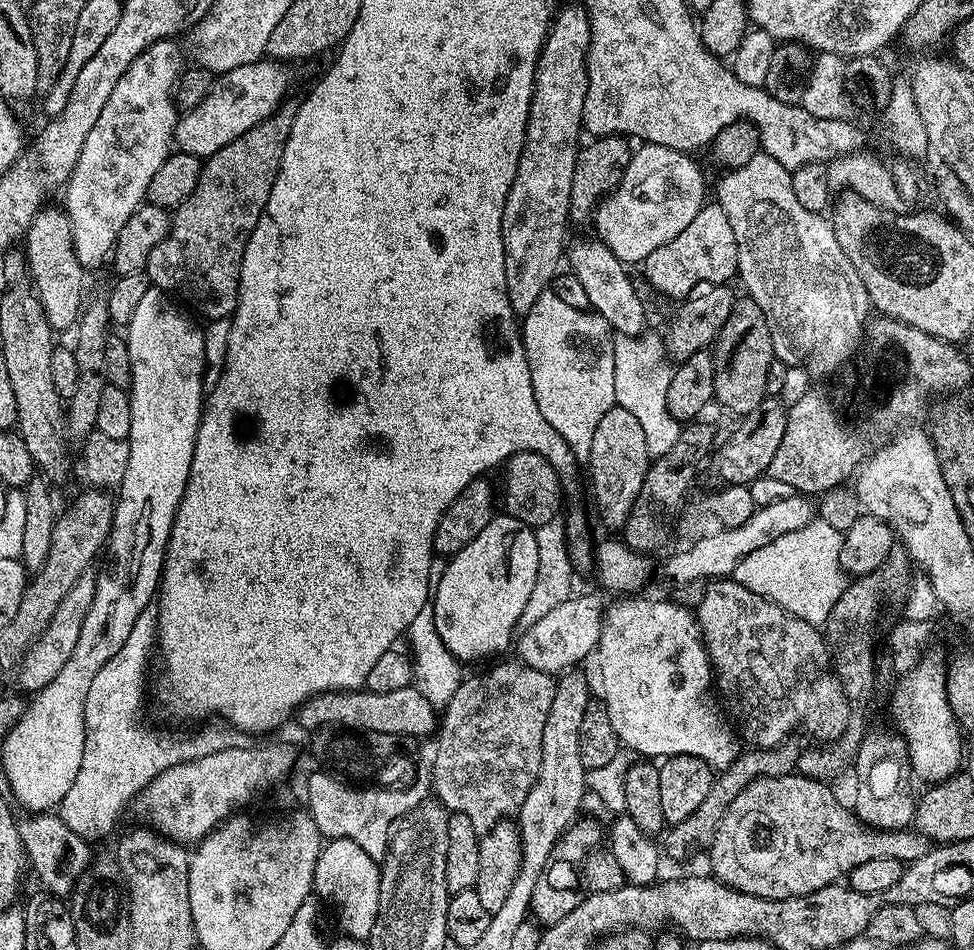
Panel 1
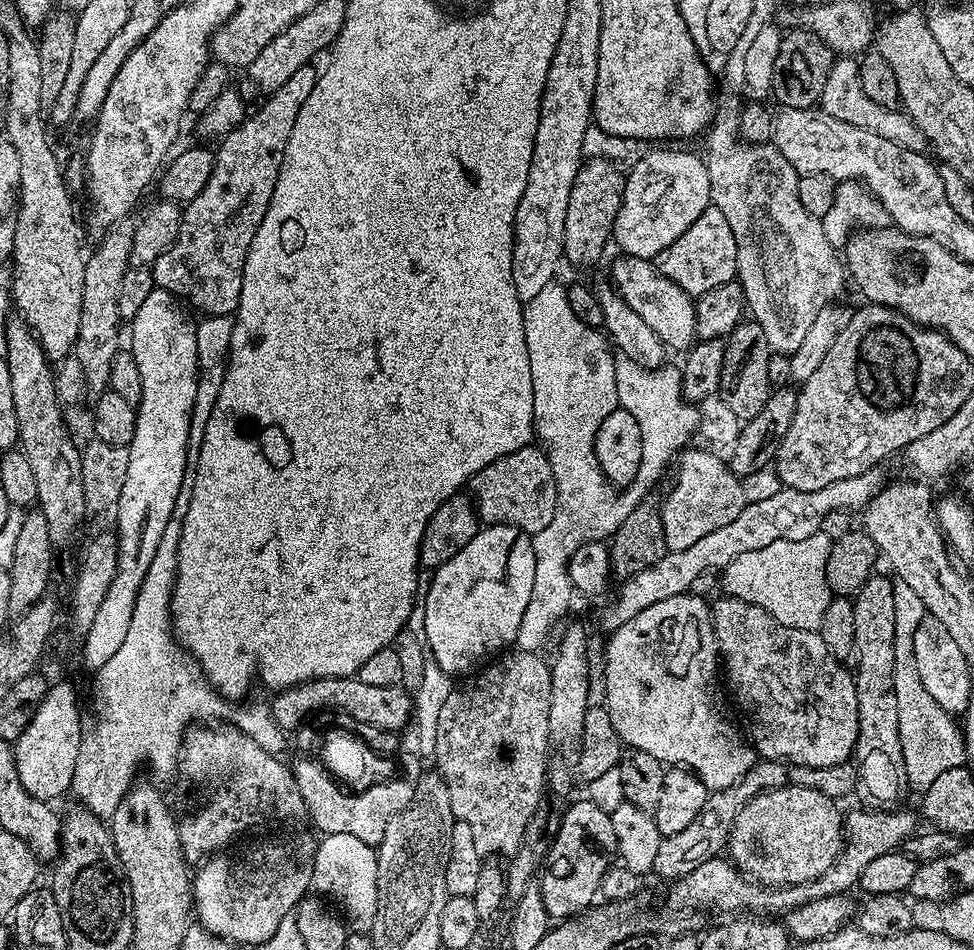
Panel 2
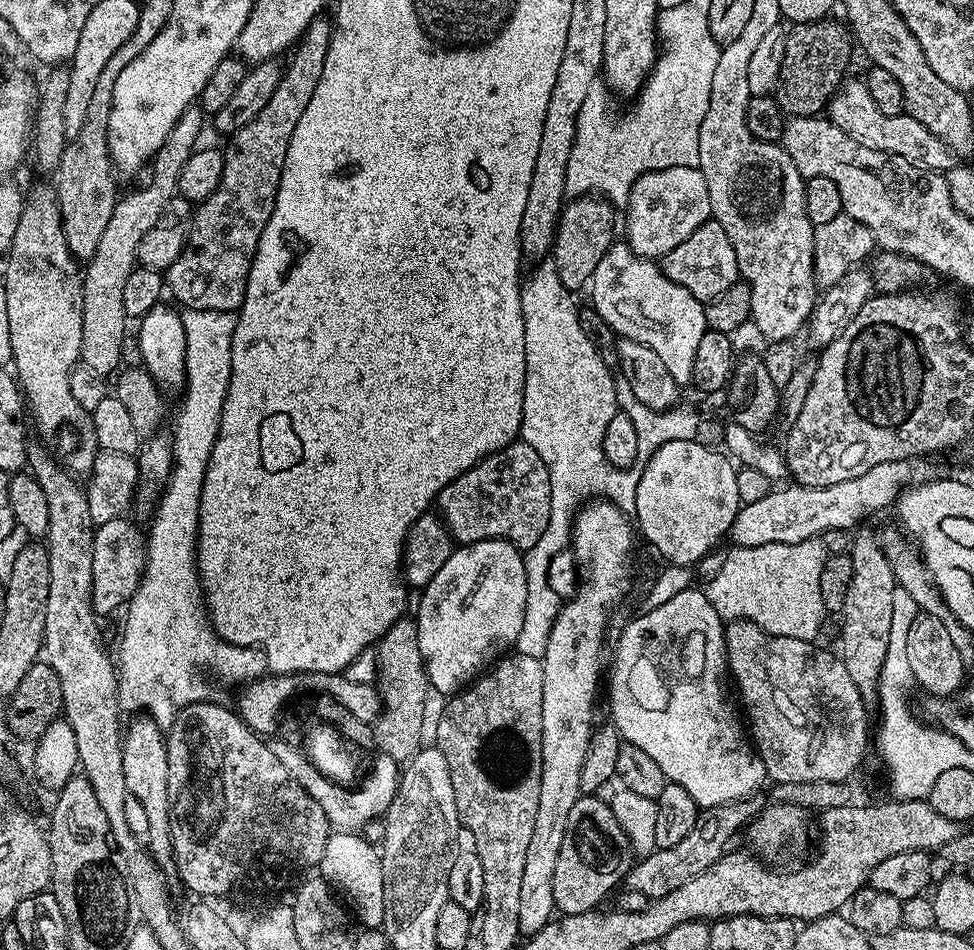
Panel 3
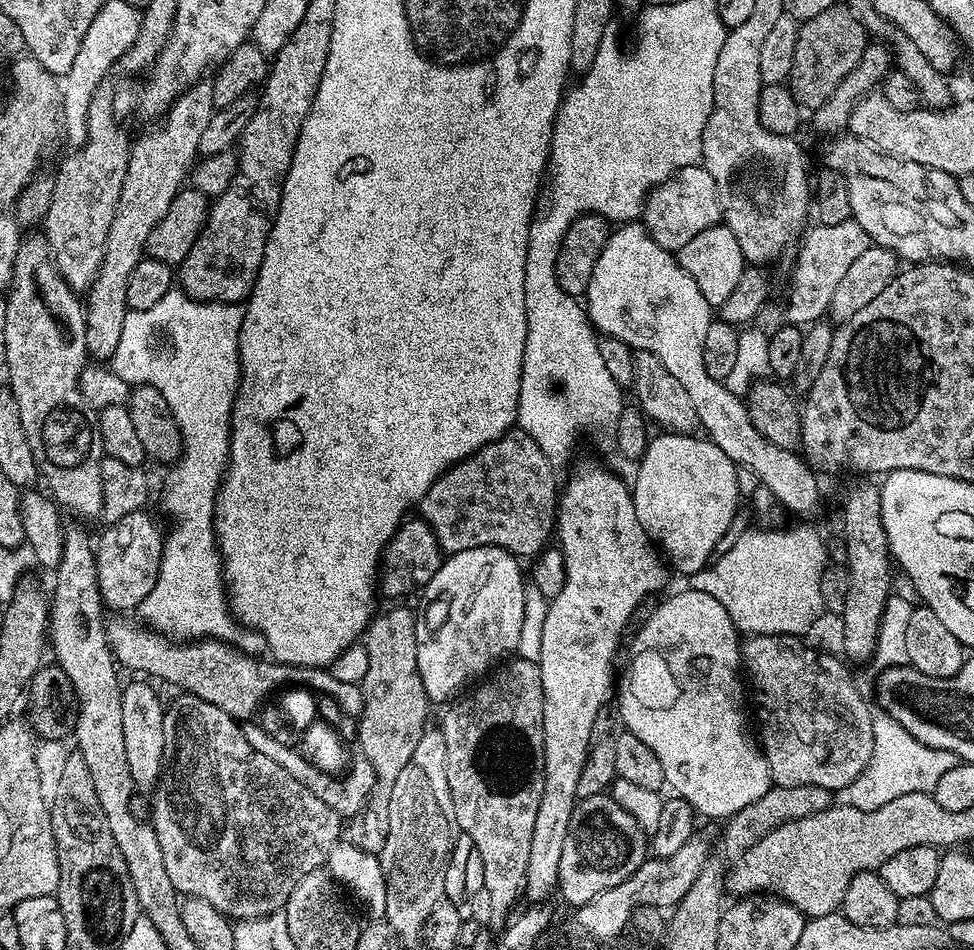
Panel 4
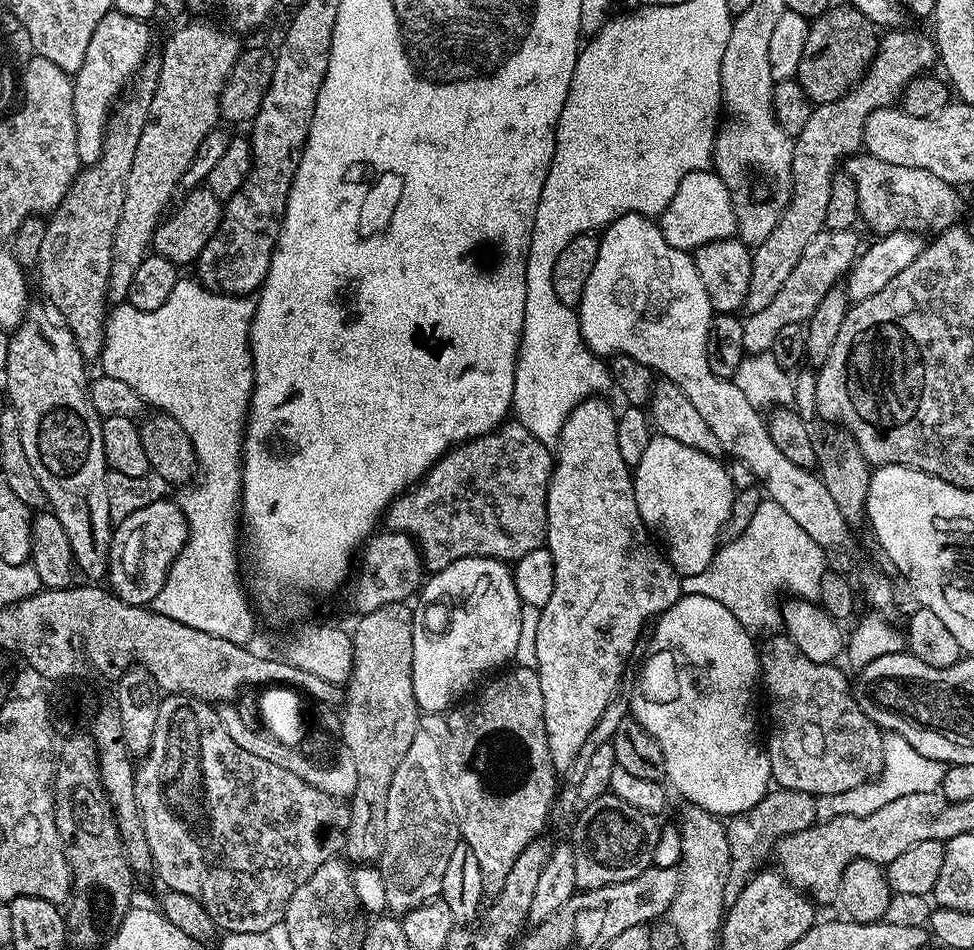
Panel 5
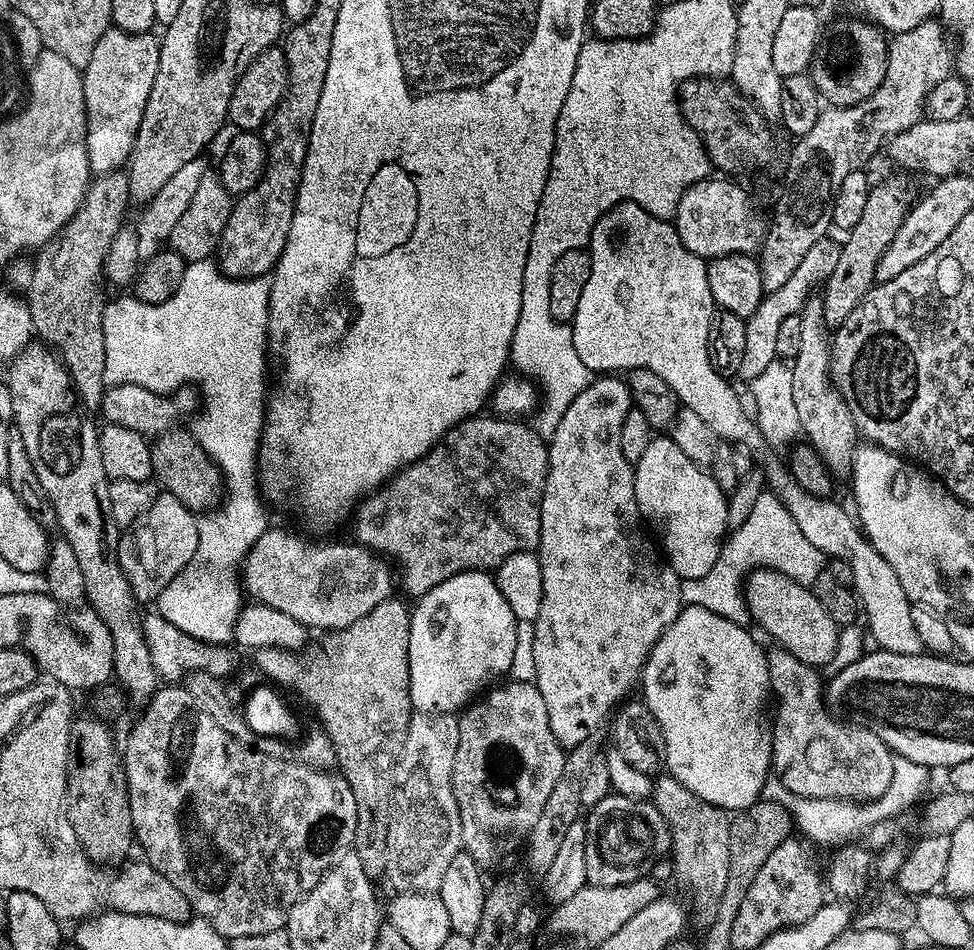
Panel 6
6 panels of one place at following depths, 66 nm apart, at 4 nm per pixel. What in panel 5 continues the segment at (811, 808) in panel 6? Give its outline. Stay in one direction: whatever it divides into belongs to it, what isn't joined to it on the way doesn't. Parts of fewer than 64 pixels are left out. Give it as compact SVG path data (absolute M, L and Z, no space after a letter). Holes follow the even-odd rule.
M885 733L883 740L883 770L874 781L868 781L854 790L844 790L839 794L824 794L816 797L816 817L819 821L835 816L865 817L874 814L889 802L906 794L932 793L940 789L945 778L947 765L936 759L920 755L901 735Z

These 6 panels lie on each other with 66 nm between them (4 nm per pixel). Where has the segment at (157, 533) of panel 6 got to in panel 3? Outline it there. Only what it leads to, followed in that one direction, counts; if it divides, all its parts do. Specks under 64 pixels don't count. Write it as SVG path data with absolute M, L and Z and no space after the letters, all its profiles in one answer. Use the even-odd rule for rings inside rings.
M119 516L110 522L95 525L94 558L90 574L92 575L92 608L97 617L108 616L116 607L127 605L134 590L140 584L144 574L146 561L146 544L142 539L142 532L128 521Z

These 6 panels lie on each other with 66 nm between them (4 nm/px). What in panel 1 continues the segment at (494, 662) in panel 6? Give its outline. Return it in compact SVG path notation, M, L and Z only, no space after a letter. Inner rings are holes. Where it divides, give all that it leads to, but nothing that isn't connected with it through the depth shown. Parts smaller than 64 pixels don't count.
M507 514L493 515L486 530L482 530L474 542L470 542L445 564L448 565L440 581L439 576L435 581L430 596L430 611L438 638L442 638L449 654L455 656L457 661L465 662L492 656L502 651L508 643L509 647L522 618L522 610L526 610L526 602L530 602L530 590L534 590L534 582L538 578L538 542L533 525Z

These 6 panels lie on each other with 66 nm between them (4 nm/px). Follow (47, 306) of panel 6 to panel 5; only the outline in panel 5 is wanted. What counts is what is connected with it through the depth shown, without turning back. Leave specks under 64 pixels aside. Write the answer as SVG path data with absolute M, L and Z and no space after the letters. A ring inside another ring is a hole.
M149 51L145 60L136 69L122 99L115 105L108 117L108 125L104 131L102 154L92 164L81 167L70 190L56 207L56 211L47 217L45 238L38 251L36 268L40 272L40 288L45 292L47 303L64 315L64 320L76 339L78 350L85 361L92 362L104 351L104 325L106 323L106 307L108 298L108 279L112 265L112 243L118 230L118 218L122 218L122 202L126 202L126 182L130 178L130 166L134 166L134 150L138 150L138 138L142 138L142 130L146 126L146 118L150 110L150 102L154 98L154 90L158 90L158 74L160 73L160 52Z

